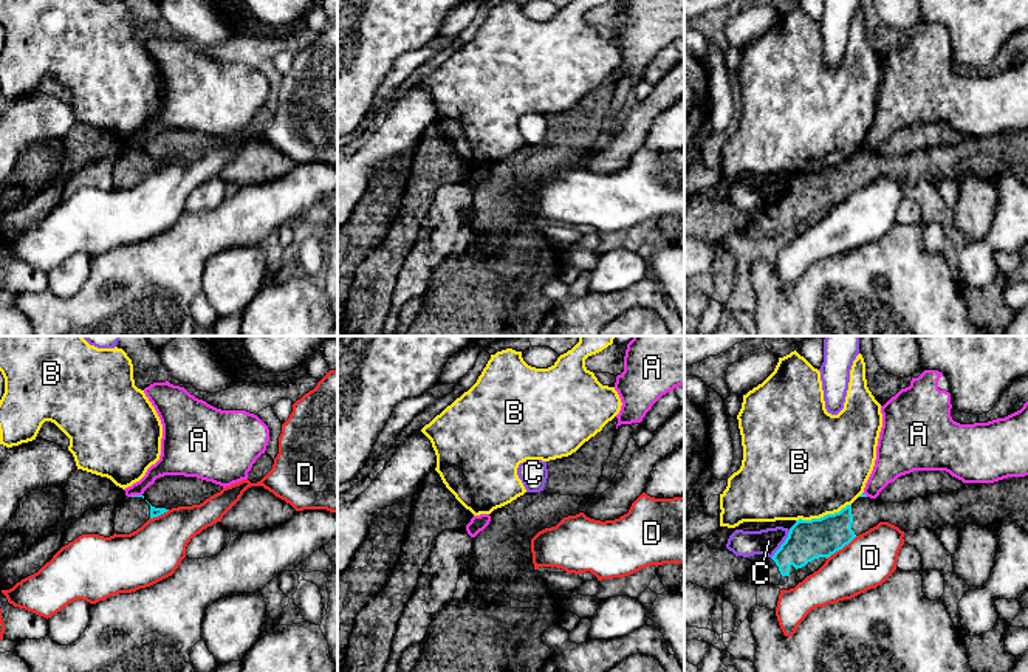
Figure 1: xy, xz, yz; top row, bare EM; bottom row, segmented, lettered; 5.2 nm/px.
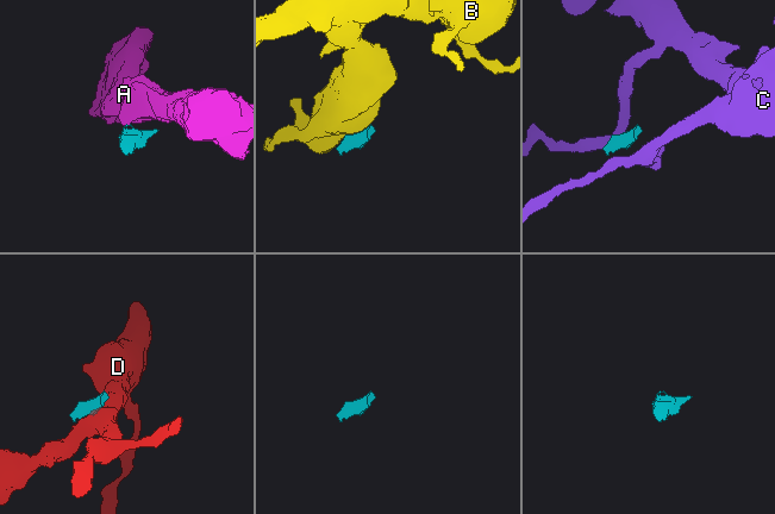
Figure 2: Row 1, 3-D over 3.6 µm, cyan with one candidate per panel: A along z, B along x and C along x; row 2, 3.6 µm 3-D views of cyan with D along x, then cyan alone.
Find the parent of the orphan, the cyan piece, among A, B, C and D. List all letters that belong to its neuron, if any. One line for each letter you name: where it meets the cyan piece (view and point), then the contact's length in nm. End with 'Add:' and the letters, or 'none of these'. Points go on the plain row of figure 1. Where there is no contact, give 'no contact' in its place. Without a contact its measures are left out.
Add: none of these

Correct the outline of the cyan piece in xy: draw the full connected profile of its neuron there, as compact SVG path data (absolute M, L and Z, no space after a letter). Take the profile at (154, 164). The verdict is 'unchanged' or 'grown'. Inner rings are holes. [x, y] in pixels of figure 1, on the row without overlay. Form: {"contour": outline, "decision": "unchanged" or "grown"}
{"contour": "M144 149L127 150L115 159L115 186L130 187L141 181L149 172L158 170L169 163L152 159Z", "decision": "grown"}

